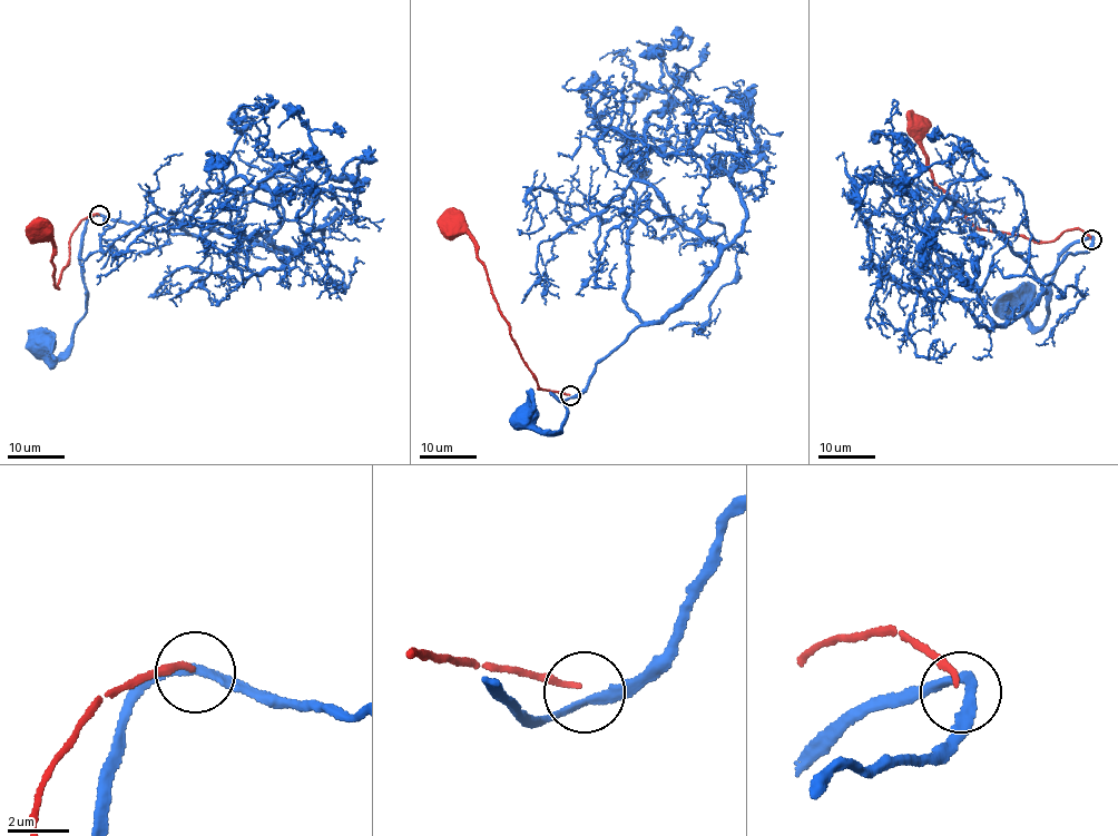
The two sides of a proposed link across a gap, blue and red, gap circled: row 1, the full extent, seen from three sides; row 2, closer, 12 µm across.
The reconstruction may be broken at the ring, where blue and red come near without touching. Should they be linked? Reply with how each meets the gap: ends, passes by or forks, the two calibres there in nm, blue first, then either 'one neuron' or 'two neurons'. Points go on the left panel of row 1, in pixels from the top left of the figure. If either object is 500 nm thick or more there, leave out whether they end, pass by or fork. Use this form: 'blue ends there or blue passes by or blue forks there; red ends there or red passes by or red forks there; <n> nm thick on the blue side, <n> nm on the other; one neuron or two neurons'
blue passes by; red ends there; 240 nm thick on the blue side, 190 nm on the other; two neurons

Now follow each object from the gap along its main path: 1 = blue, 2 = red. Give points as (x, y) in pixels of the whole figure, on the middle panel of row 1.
1: (571, 396), (561, 400), (553, 394), (562, 402), (568, 414), (562, 431), (546, 435), (525, 416)
2: (569, 394), (538, 389), (469, 235), (454, 229)

